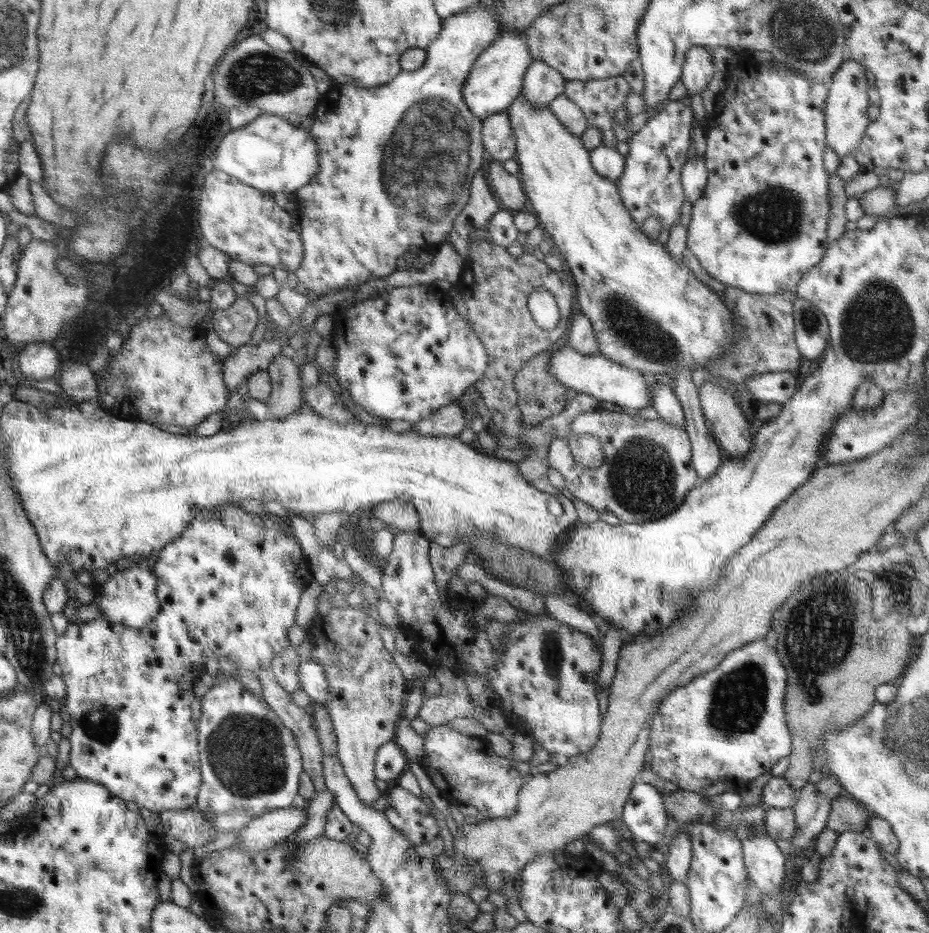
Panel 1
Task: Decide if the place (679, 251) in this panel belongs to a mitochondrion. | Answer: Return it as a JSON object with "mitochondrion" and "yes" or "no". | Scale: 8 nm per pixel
{"mitochondrion":"no"}

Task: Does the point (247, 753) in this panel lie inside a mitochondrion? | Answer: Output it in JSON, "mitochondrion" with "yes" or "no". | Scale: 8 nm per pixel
{"mitochondrion":"yes"}

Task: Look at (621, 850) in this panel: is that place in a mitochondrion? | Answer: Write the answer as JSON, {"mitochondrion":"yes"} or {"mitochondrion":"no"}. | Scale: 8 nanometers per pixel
{"mitochondrion":"no"}

